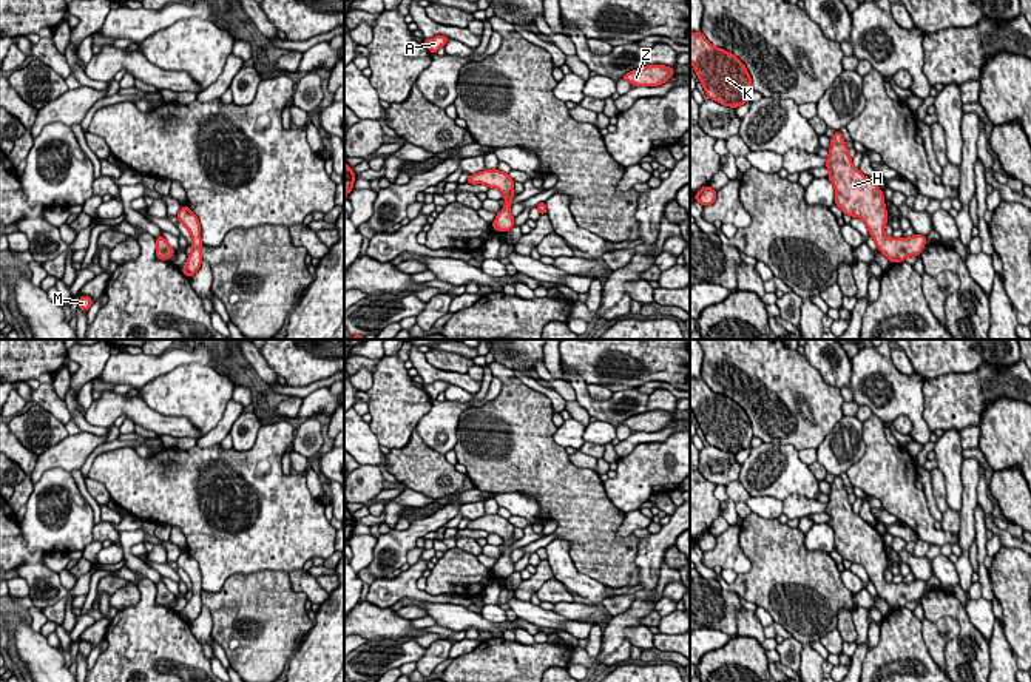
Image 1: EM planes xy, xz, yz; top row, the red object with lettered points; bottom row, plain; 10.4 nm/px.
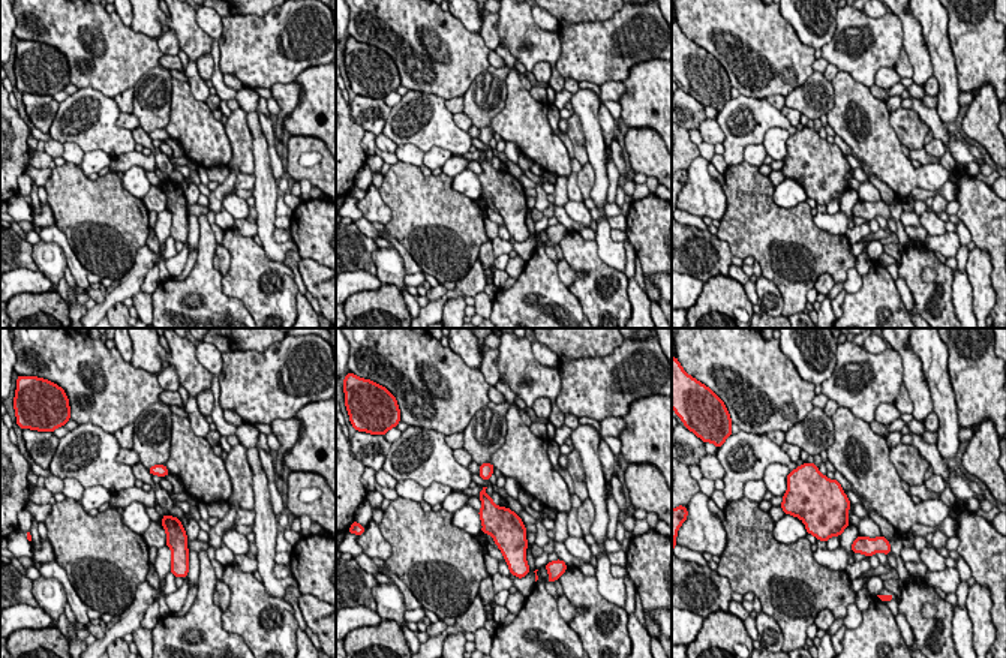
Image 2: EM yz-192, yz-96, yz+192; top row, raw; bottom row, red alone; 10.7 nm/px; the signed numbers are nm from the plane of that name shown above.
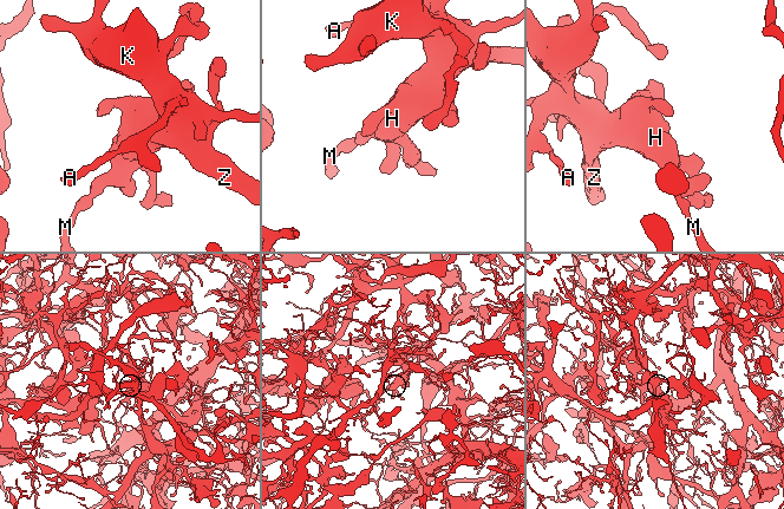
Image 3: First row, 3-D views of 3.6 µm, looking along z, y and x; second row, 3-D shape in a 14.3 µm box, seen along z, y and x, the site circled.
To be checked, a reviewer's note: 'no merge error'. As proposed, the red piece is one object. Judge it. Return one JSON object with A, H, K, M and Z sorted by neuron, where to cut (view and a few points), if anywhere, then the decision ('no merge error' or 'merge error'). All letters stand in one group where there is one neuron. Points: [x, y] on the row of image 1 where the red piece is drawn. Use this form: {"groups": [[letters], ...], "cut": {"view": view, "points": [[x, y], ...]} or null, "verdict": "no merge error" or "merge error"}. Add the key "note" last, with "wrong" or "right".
{"groups": [["A", "H", "K", "M", "Z"]], "cut": null, "verdict": "no merge error", "note": "right"}

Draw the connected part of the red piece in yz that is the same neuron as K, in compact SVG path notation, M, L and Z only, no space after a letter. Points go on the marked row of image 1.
M690 32L690 63L708 99L732 108L750 100L753 85L745 65L732 52L715 48L702 32Z

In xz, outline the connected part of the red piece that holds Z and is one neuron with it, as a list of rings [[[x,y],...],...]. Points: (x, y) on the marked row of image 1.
[[[648,65],[633,69],[622,76],[622,80],[634,86],[657,86],[665,83],[674,74],[674,68],[664,65]]]

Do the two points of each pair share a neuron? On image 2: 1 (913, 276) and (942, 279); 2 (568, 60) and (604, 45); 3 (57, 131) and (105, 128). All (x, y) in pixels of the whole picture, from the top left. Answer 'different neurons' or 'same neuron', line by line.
1: same neuron
2: same neuron
3: same neuron

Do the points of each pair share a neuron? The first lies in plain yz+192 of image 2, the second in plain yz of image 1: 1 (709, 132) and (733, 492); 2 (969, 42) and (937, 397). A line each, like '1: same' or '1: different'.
1: same
2: different

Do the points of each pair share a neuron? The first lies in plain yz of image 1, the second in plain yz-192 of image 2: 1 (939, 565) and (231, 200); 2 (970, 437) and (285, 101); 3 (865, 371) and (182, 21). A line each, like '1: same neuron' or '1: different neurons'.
1: same neuron
2: same neuron
3: same neuron

